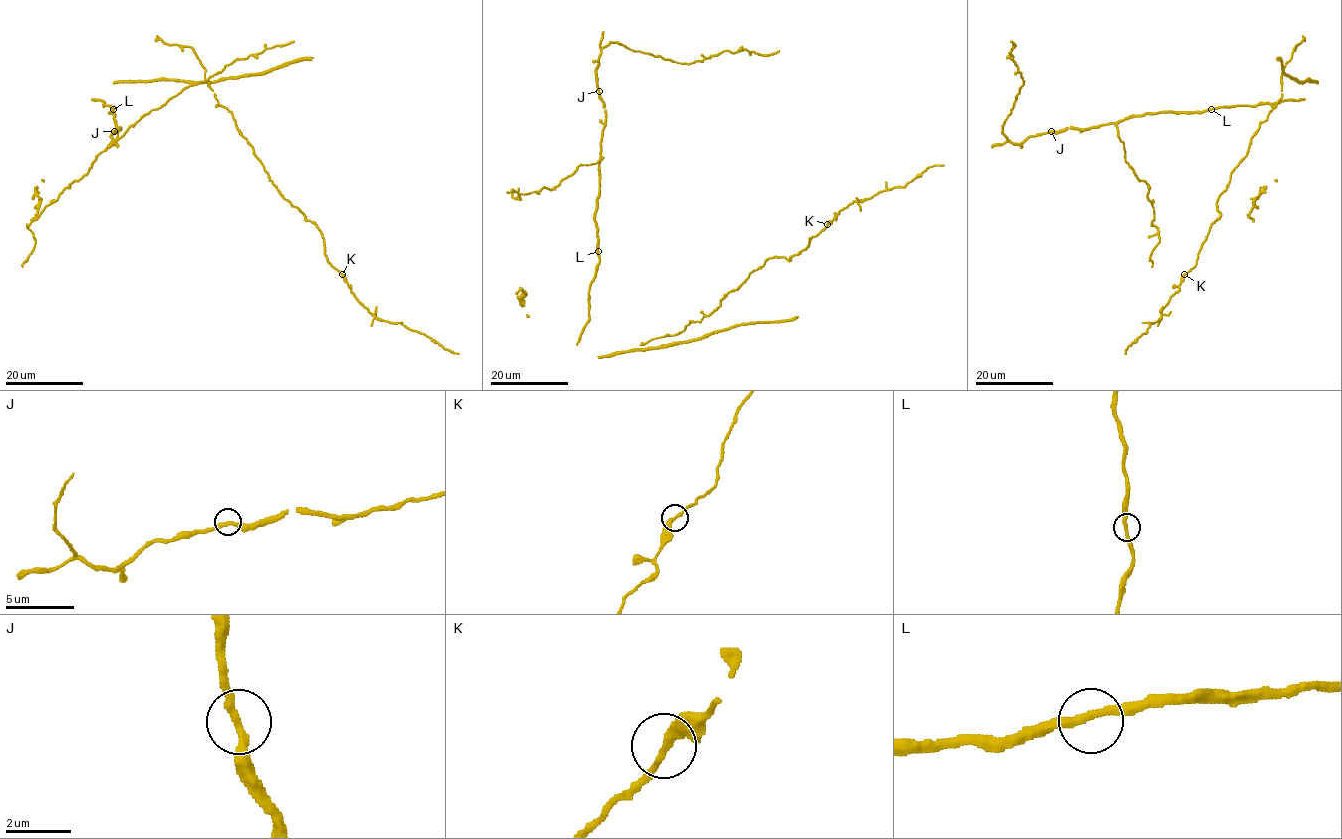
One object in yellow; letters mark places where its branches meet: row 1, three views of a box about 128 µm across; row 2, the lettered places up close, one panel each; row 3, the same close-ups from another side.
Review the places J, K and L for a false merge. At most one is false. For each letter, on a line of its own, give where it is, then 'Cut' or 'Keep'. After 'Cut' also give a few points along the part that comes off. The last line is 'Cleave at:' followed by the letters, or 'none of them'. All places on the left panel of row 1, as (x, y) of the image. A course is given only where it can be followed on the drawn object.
J: Place: (114, 131). Keep
K: Place: (342, 274). Cut. Course of the part to remove: (342, 275), (355, 298), (378, 319), (402, 323), (442, 347), (459, 353)
L: Place: (113, 109). Keep
Cleave at: K

